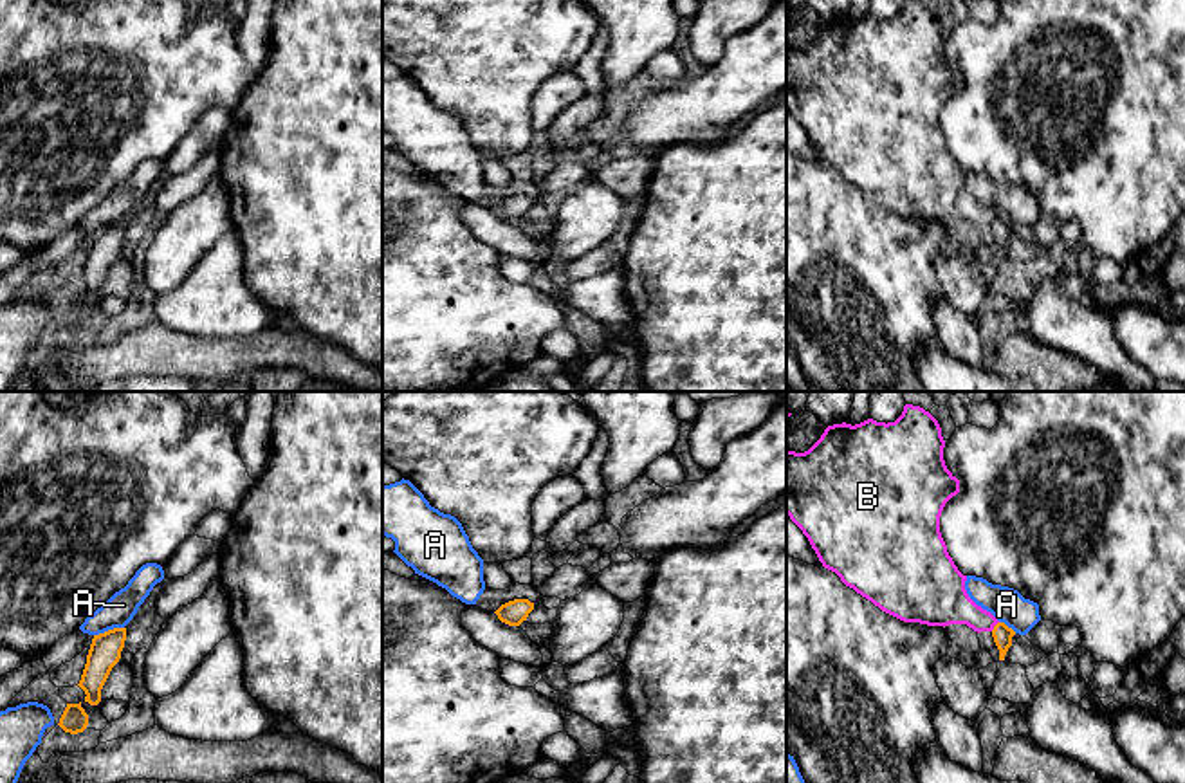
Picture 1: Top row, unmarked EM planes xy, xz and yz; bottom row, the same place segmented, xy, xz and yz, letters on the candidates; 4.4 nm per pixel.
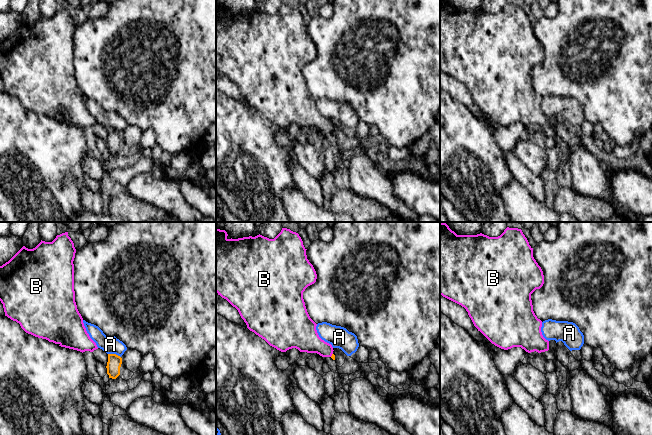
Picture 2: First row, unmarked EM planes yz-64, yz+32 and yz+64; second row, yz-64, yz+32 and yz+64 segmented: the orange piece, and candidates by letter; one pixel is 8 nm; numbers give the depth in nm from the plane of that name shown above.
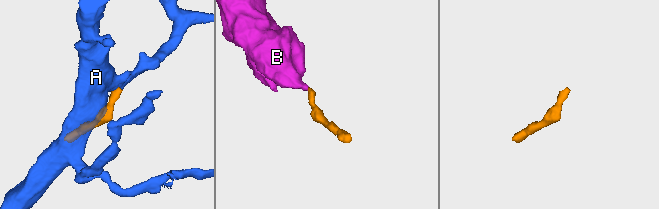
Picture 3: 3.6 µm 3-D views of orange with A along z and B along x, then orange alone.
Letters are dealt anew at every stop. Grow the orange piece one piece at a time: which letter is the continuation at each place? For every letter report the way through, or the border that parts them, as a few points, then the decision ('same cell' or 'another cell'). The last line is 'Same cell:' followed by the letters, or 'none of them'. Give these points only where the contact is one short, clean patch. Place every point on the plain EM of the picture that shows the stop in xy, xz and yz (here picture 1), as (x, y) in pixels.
A: border xy (123, 222), (94, 231); another cell
B: way yz (1001, 230), (994, 222), (946, 197); same cell
Same cell: B

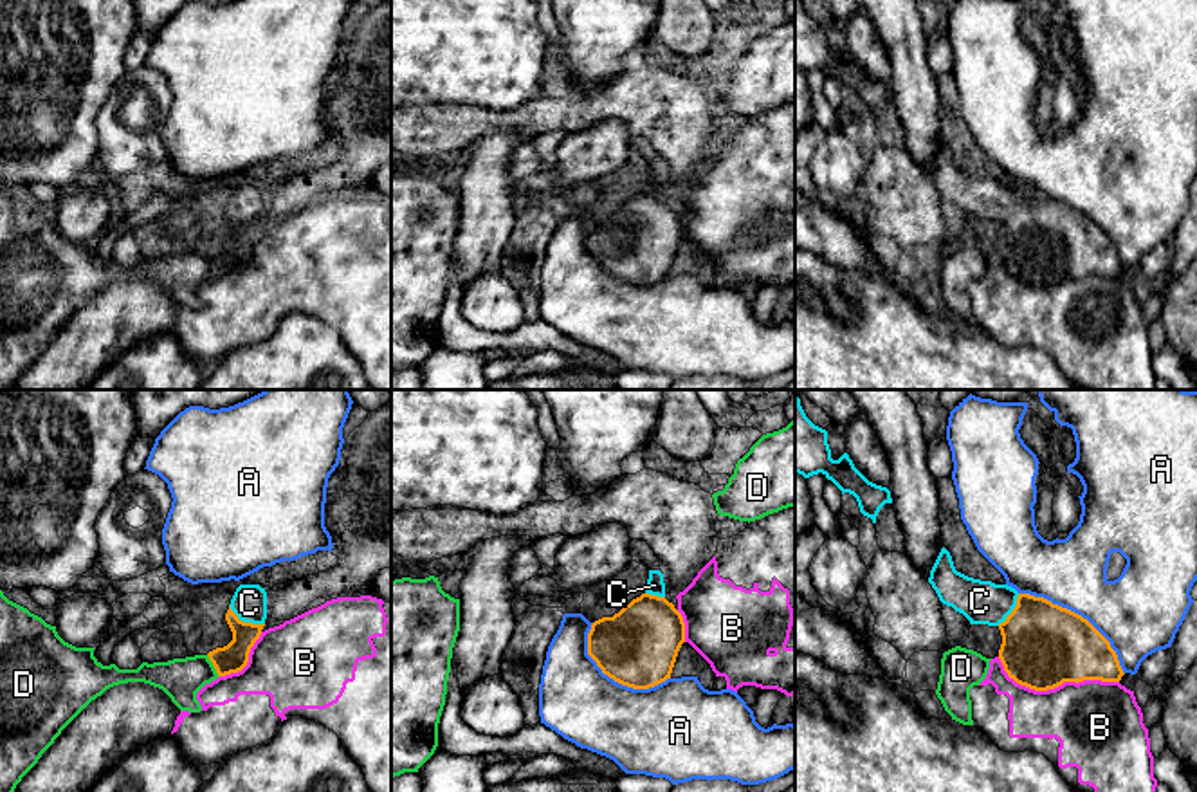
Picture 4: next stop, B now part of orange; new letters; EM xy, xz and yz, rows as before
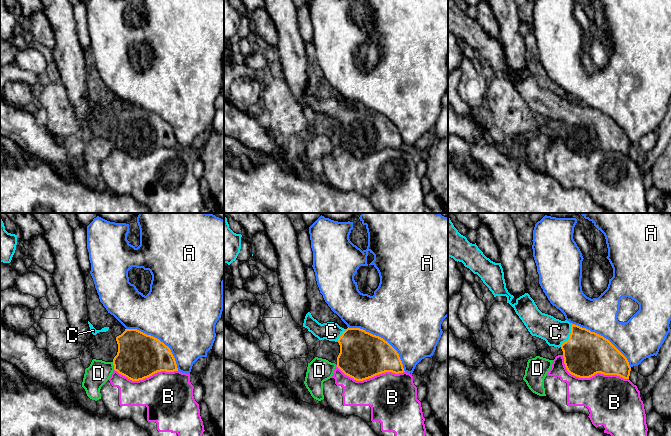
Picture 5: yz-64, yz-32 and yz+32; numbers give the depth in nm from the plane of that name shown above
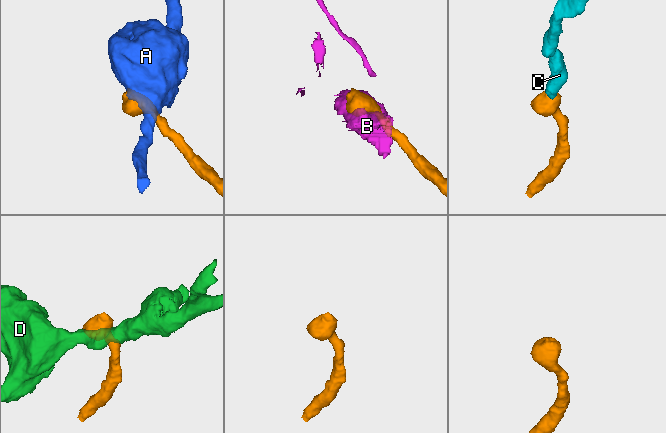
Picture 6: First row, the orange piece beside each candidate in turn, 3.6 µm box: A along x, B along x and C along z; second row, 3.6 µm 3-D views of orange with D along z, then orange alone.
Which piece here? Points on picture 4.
A: another cell
B: another cell
C: way xy (233, 253), (244, 235), (246, 219), (249, 199); same cell
D: border xy (206, 251), (219, 271); another cell
Same cell: C

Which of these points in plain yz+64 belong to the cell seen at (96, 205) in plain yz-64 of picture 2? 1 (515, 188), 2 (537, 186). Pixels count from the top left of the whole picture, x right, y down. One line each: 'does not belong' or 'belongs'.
1: does not belong
2: belongs

